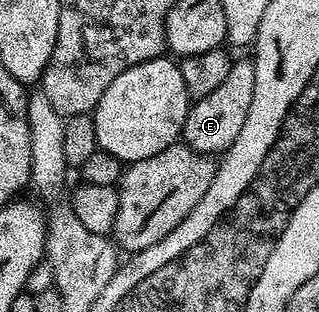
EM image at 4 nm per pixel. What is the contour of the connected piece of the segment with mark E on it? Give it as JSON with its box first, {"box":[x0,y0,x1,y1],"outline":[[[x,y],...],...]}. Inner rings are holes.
{"box":[181,59,256,155],"outline":[[[234,59],[231,60],[228,76],[224,78],[224,83],[212,91],[212,95],[195,100],[188,111],[188,119],[184,119],[181,140],[190,149],[196,150],[203,155],[221,155],[226,152],[227,147],[240,135],[240,130],[244,128],[244,119],[248,119],[248,110],[252,108],[252,95],[256,92],[256,67],[253,60]]]}

